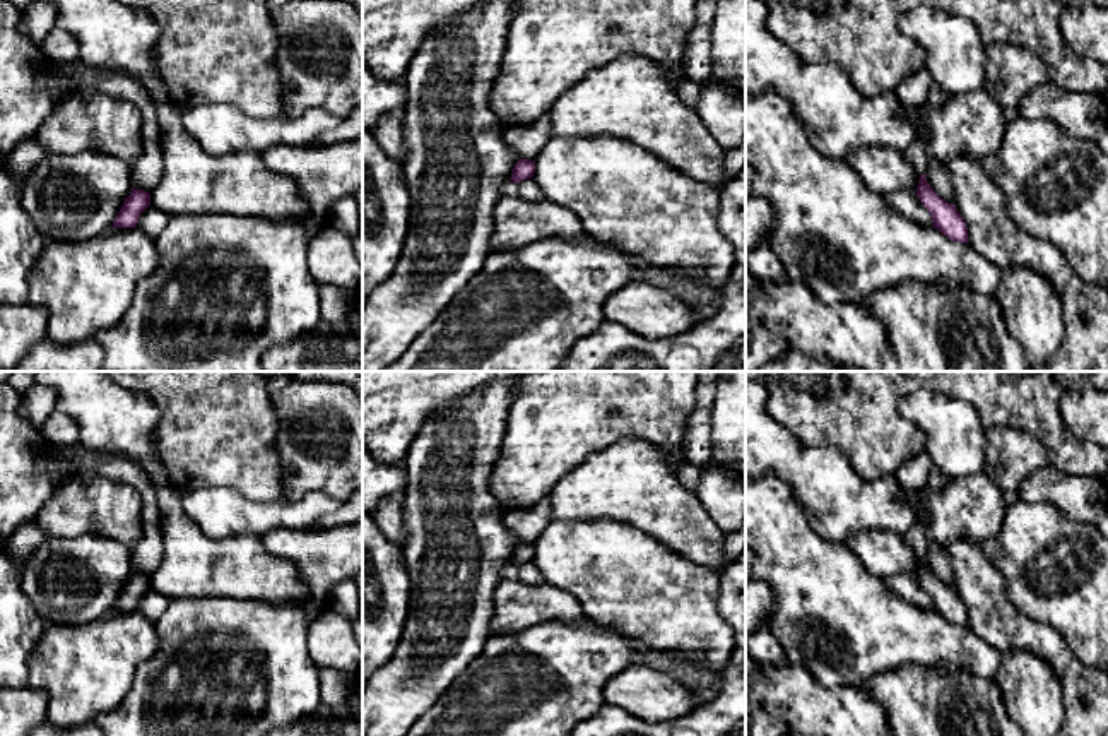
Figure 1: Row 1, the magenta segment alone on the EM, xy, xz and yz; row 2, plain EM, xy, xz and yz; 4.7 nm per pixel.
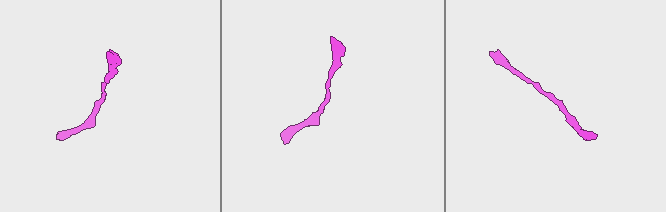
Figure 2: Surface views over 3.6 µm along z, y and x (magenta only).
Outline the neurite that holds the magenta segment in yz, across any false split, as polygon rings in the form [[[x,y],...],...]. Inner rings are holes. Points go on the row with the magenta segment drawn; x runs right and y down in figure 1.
[[[920,175],[916,197],[928,211],[935,229],[952,241],[968,243],[968,228],[956,205],[940,199],[927,181],[925,175]]]

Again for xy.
[[[132,188],[125,199],[113,228],[137,228],[140,214],[150,205],[150,193],[145,190]]]

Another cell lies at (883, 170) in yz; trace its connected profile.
[[[862,147],[846,156],[848,166],[875,193],[910,190],[916,193],[920,173],[905,157],[903,151]]]

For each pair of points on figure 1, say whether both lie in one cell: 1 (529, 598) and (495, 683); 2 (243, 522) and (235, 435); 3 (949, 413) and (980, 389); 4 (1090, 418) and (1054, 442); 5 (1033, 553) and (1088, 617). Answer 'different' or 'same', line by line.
1: different
2: different
3: different
4: different
5: same

